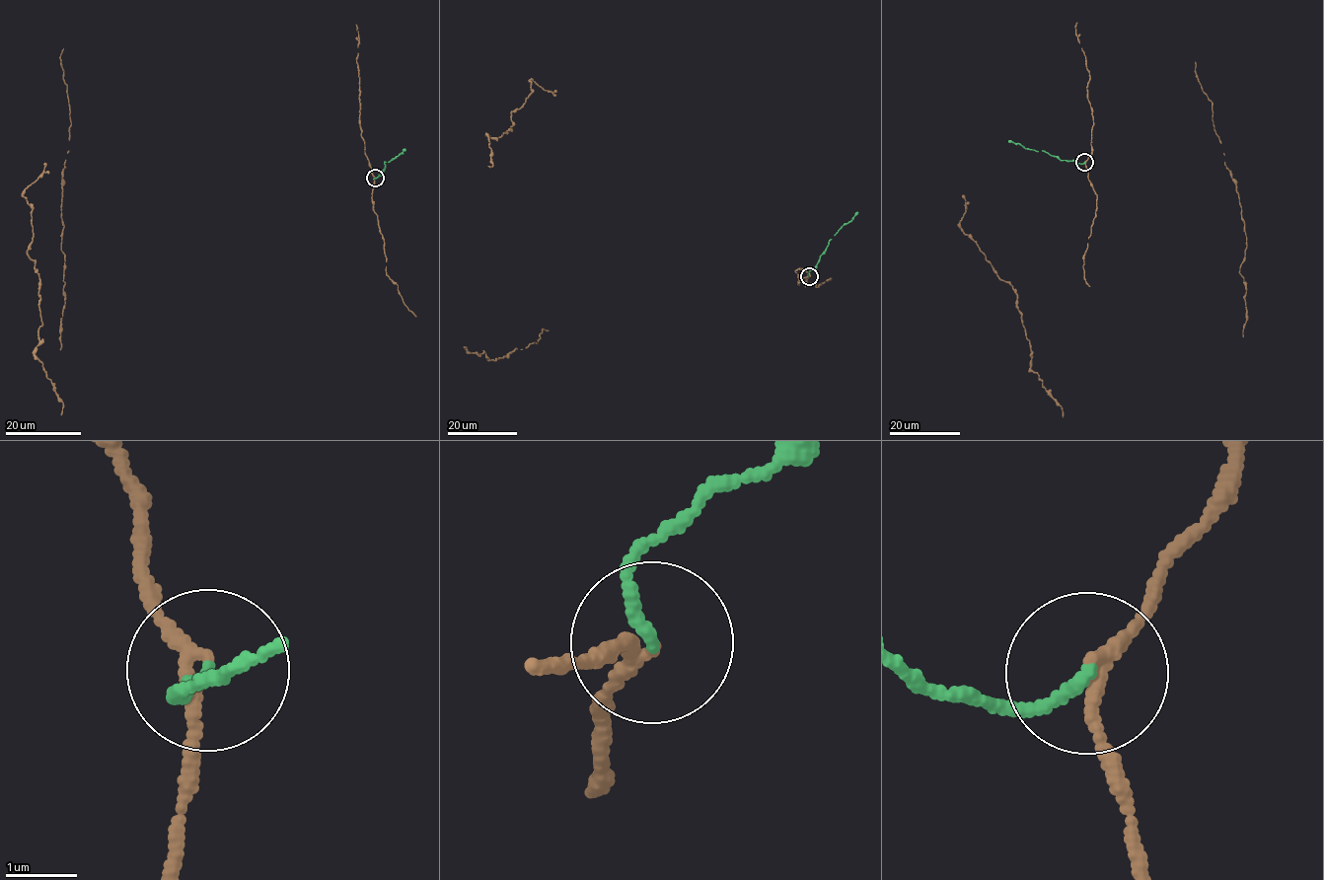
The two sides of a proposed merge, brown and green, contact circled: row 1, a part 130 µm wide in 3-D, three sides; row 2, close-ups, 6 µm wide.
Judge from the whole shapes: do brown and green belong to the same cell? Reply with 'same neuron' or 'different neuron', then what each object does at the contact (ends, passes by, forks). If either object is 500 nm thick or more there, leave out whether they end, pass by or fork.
same neuron; brown passes by; green ends there

